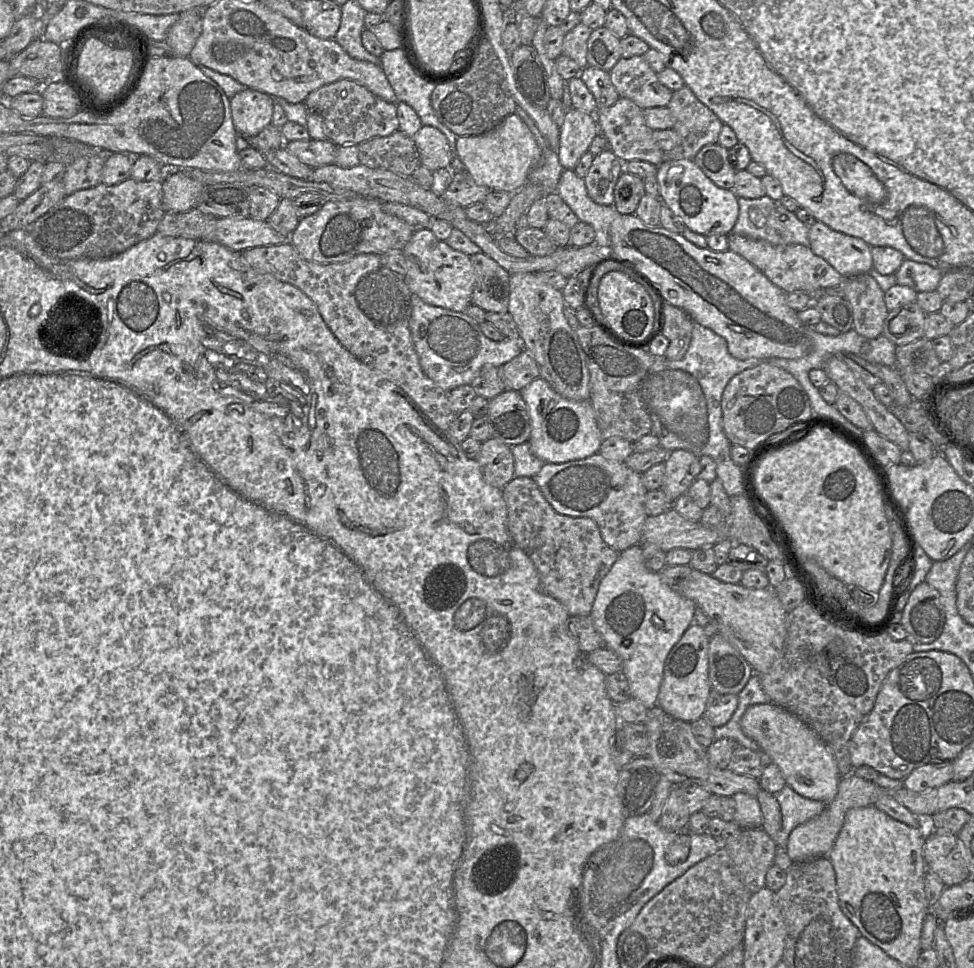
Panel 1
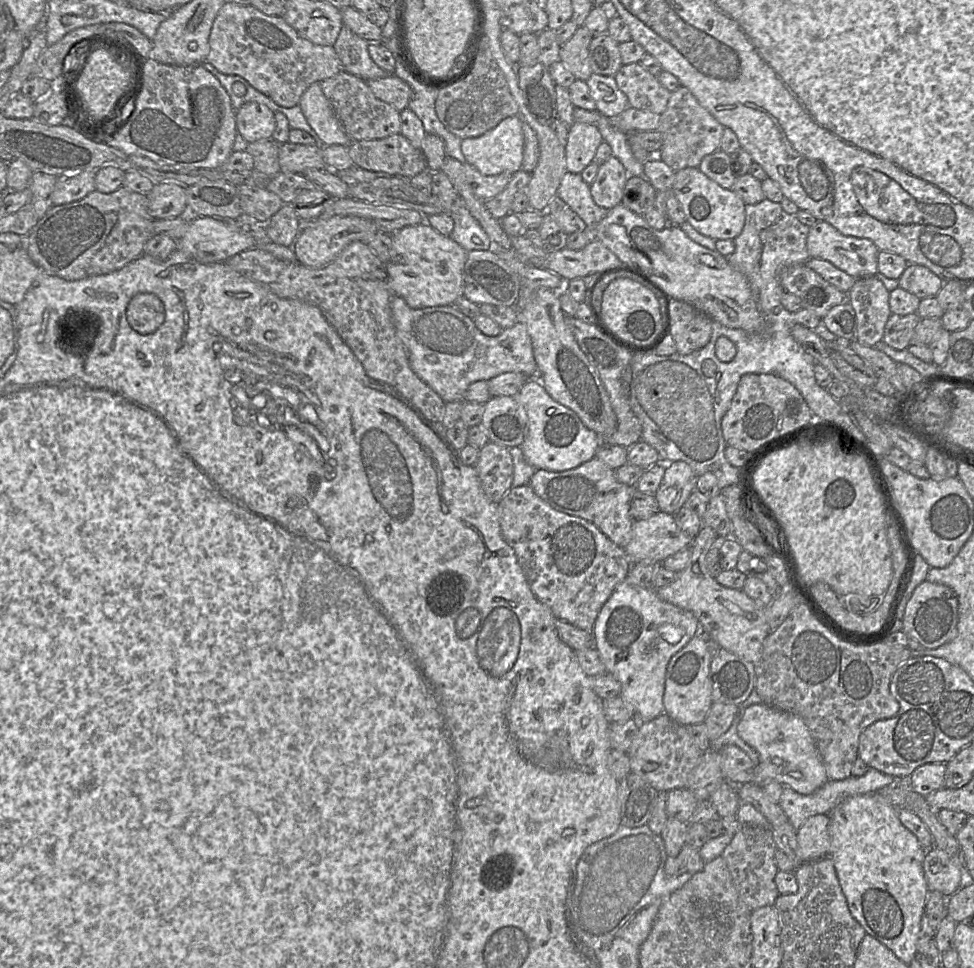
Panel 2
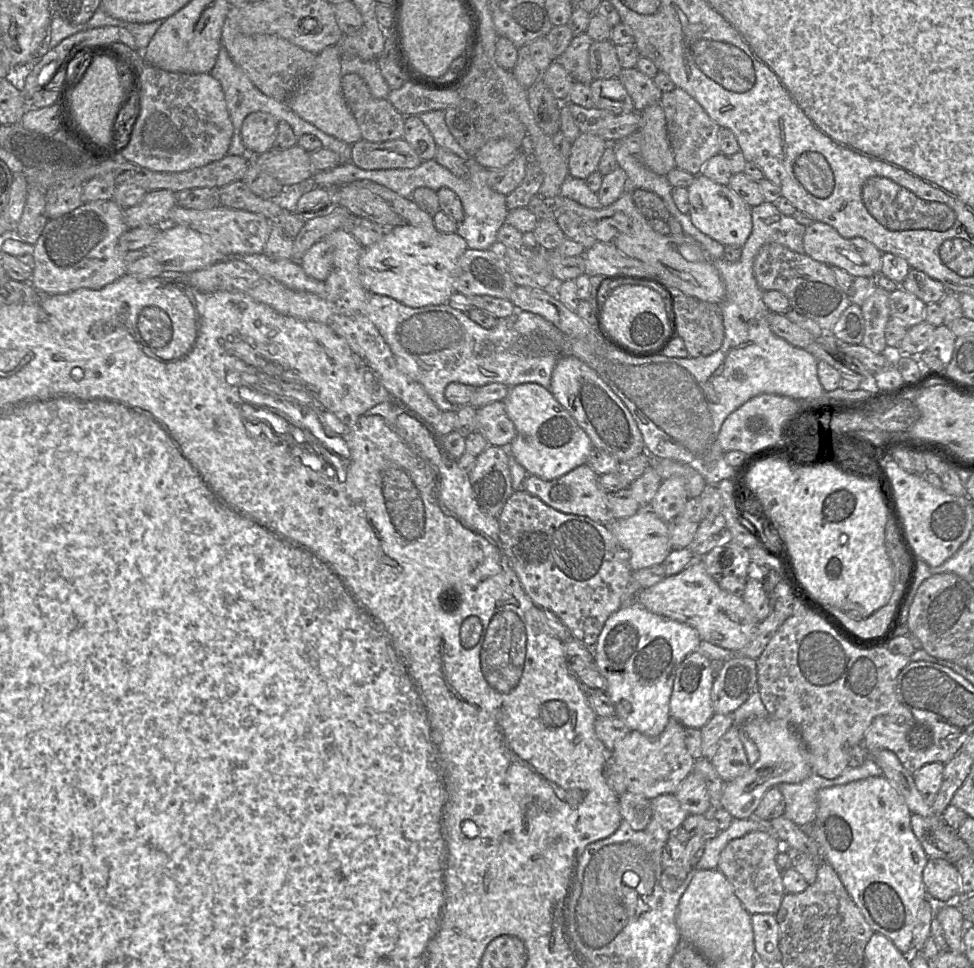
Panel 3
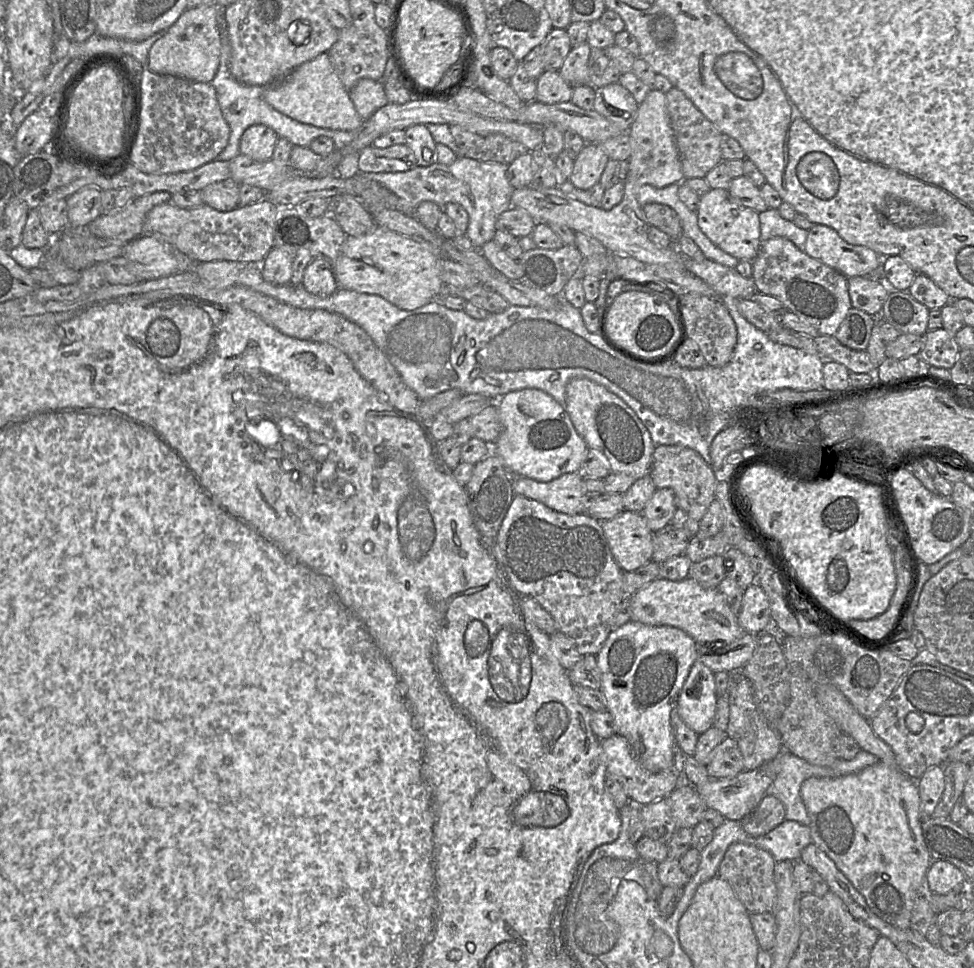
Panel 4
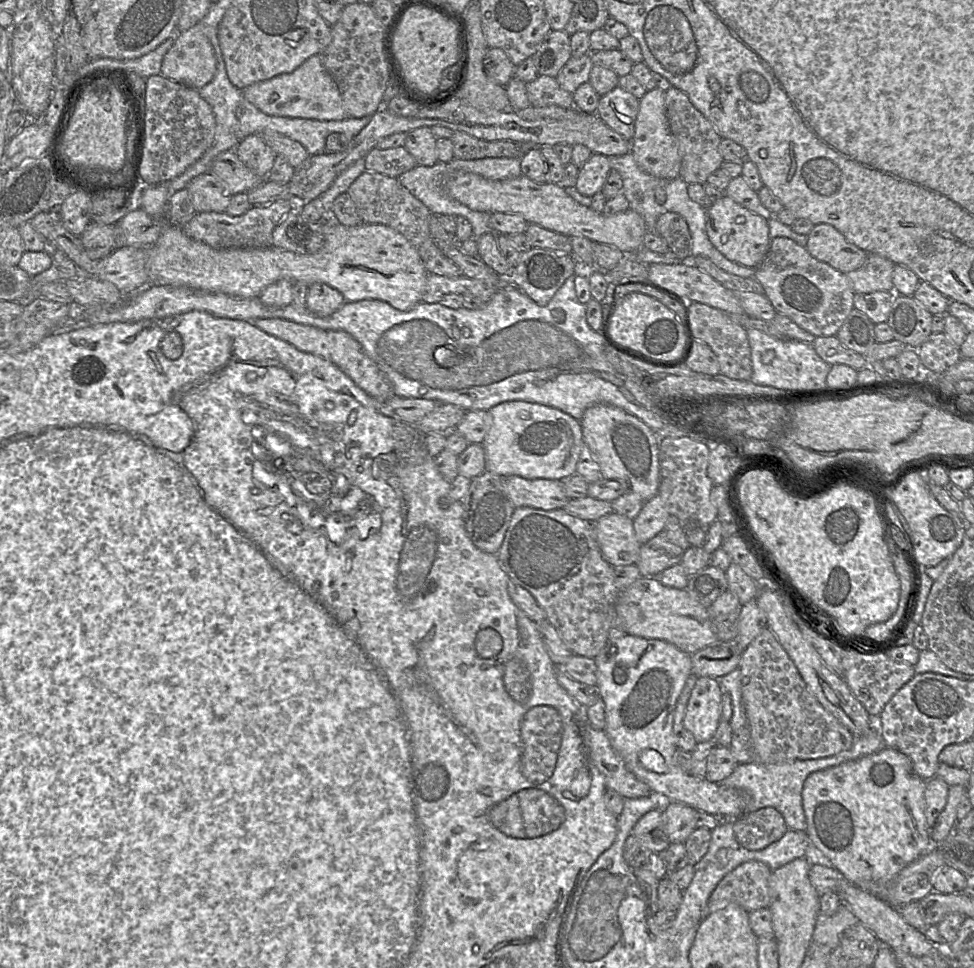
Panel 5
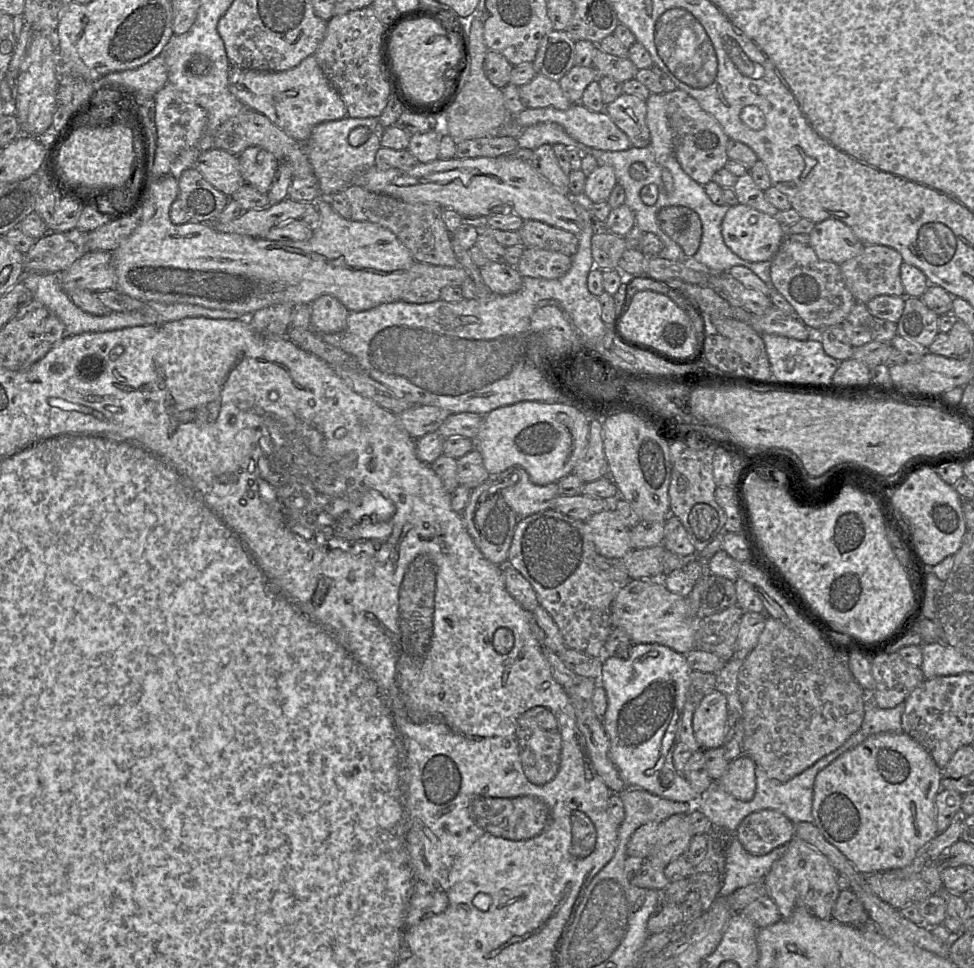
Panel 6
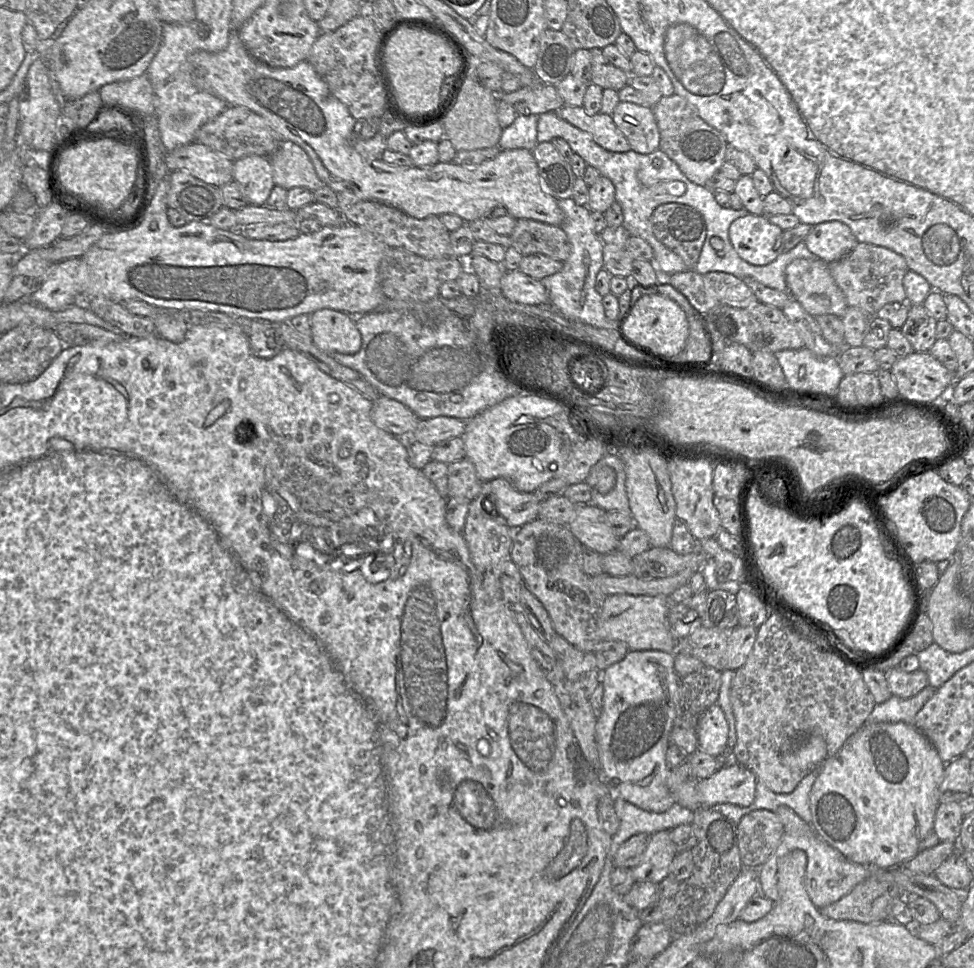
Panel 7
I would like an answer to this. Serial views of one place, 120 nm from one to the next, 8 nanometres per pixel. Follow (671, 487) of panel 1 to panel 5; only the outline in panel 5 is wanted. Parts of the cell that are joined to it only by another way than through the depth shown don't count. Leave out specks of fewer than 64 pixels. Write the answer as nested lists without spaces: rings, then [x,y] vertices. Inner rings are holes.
[[[659,494],[644,502],[634,519],[634,530],[638,541],[643,545],[661,533],[670,516],[665,503]]]

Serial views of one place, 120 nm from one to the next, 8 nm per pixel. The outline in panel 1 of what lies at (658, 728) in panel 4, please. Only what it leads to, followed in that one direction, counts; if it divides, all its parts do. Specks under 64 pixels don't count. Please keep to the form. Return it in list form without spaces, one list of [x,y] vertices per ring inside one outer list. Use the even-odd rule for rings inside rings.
[[[641,544],[619,553],[599,584],[590,616],[605,641],[605,647],[621,659],[631,698],[648,709],[657,705],[665,659],[693,623],[695,609],[695,602],[666,584],[659,573],[647,569]]]

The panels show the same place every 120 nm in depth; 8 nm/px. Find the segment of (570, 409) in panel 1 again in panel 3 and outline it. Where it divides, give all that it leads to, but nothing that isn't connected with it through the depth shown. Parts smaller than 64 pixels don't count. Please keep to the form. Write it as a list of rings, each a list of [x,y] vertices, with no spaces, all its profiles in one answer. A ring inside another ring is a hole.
[[[536,383],[519,384],[510,388],[503,402],[506,413],[516,428],[516,437],[508,446],[508,453],[529,475],[543,480],[553,480],[587,463],[593,449],[589,436],[548,389]]]

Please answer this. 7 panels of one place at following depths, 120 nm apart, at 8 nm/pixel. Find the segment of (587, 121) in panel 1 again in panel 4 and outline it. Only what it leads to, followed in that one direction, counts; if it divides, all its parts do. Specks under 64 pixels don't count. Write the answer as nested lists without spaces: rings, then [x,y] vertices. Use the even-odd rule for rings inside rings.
[[[586,143],[574,159],[573,171],[569,180],[575,187],[589,190],[600,181],[609,159],[599,143]]]

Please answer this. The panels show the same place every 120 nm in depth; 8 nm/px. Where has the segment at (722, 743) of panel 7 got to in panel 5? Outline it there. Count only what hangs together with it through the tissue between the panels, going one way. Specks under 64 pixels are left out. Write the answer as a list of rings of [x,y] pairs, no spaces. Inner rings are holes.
[[[699,677],[687,703],[683,724],[697,743],[712,741],[721,721],[722,691],[717,679]]]

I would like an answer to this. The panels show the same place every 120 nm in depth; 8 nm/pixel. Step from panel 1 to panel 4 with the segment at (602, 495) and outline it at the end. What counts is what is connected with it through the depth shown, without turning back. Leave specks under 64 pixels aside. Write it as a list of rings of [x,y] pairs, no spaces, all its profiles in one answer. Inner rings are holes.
[[[581,472],[567,473],[549,482],[517,477],[513,482],[516,495],[539,501],[552,510],[575,515],[585,513],[589,501]]]

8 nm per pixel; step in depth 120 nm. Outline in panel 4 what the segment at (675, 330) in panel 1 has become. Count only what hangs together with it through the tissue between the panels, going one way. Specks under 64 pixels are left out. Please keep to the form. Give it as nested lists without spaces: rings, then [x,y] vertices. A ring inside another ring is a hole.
[[[685,294],[680,297],[688,338],[699,346],[709,366],[726,365],[732,358],[737,343],[737,328],[721,298],[709,298],[700,294]]]

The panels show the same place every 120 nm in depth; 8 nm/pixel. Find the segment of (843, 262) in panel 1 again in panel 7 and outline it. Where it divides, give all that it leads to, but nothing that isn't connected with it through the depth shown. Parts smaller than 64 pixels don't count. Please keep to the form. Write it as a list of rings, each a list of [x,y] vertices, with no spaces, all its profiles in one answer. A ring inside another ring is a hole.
[[[827,221],[812,226],[804,243],[810,252],[828,264],[849,254],[858,241],[845,223]]]

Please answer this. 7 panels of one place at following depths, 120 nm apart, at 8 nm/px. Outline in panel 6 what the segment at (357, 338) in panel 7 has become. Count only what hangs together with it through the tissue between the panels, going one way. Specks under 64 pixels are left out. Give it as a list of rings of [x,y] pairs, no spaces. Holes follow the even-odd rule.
[[[322,295],[310,304],[310,328],[317,333],[339,333],[346,329],[350,311],[335,297]]]

